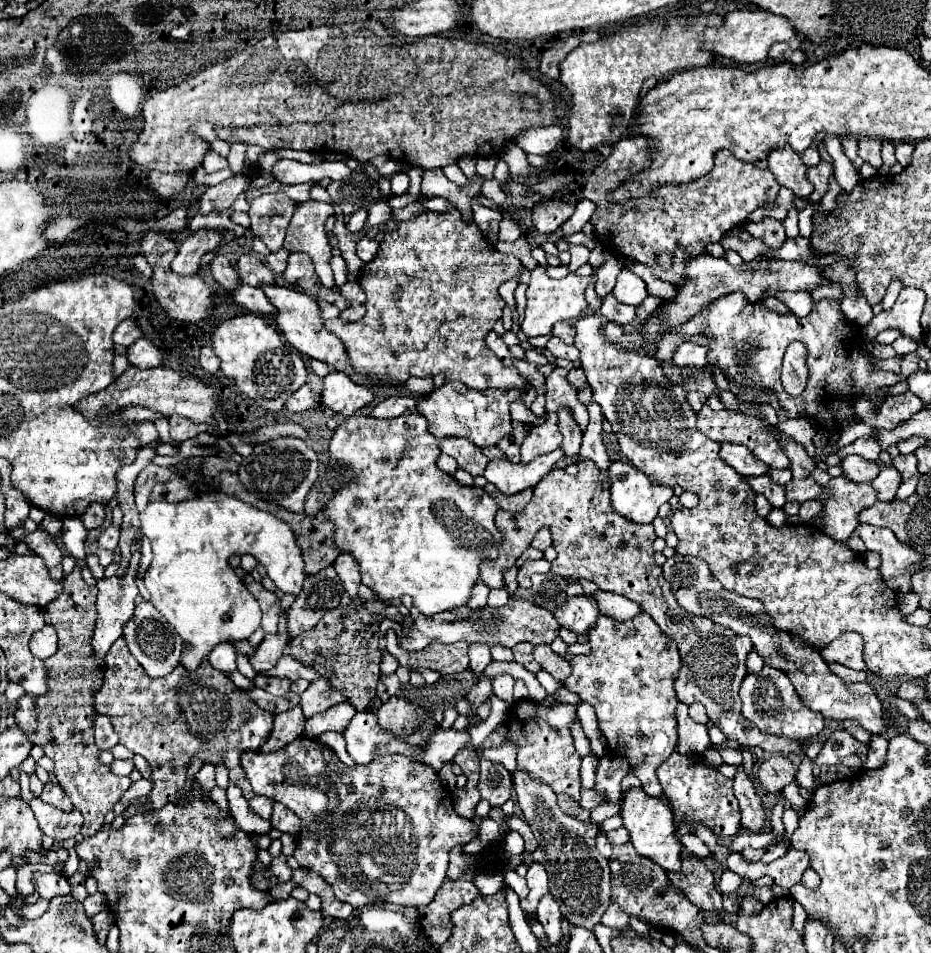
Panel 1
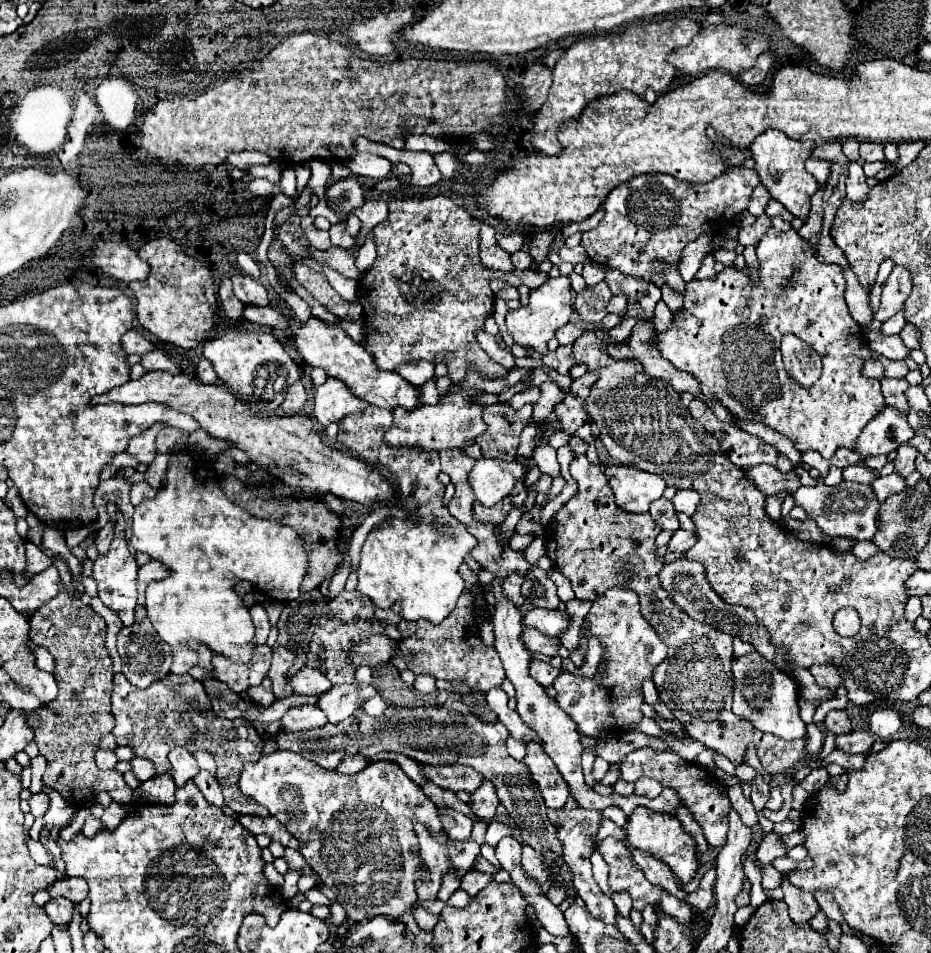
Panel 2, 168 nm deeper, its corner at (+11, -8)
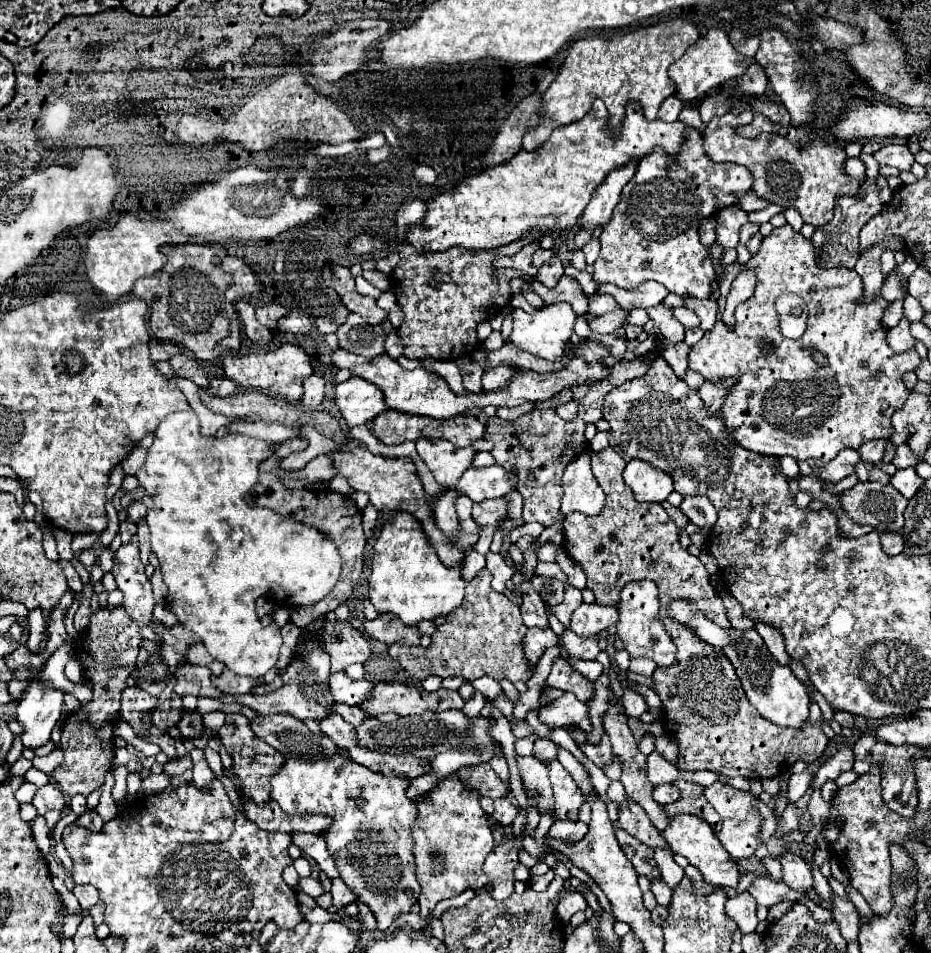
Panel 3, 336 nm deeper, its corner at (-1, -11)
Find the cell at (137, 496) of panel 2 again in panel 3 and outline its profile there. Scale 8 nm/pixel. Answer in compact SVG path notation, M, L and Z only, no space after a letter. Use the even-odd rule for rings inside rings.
M136 499L136 501L132 501L132 503L130 503L130 507L126 509L126 515L128 515L128 521L136 523L138 519L142 519L142 517L146 515L146 511L148 511L148 509L146 509L144 501L138 501L138 499Z

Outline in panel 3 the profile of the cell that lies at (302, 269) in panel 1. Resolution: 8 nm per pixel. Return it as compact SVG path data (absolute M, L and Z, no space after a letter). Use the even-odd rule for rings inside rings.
M348 267L340 269L340 273L342 273L340 277L342 277L344 285L338 285L336 291L338 291L342 303L346 305L346 309L352 311L352 313L358 313L366 323L378 325L378 323L386 317L386 313L376 305L376 299L364 297L364 295L360 295L360 293L354 289L354 275L350 273Z

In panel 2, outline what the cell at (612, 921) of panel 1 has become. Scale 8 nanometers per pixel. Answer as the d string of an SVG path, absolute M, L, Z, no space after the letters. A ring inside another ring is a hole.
M548 810L548 820L552 822L552 826L556 828L556 838L562 844L562 852L564 852L564 862L570 868L572 874L572 882L574 882L574 890L578 892L578 896L586 902L590 914L594 914L594 918L602 918L602 922L606 924L614 924L616 918L616 906L612 902L612 898L608 898L596 884L594 876L592 876L592 864L590 864L590 856L594 852L594 846L590 846L590 830L594 830L594 834L598 832L600 826L600 818L602 812L600 810Z

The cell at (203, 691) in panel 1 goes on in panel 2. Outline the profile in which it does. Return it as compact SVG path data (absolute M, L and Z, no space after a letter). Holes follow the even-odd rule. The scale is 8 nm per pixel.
M114 674L114 690L112 690L112 714L116 726L112 730L118 746L130 746L136 756L154 762L158 774L170 770L168 752L176 746L186 748L188 752L208 750L218 762L216 780L224 786L224 802L238 814L250 814L266 818L270 812L246 798L238 788L238 778L248 760L258 760L262 756L264 744L256 728L248 720L222 720L214 714L208 704L208 696L204 692L202 682L192 676L166 676L146 690L132 686L124 674Z

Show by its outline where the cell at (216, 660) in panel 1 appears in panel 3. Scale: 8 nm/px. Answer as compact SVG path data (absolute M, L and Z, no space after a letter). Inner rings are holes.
M198 643L198 645L194 645L194 649L188 651L188 663L202 665L202 667L210 667L214 663L214 657L210 657L206 653L206 647L202 643Z

